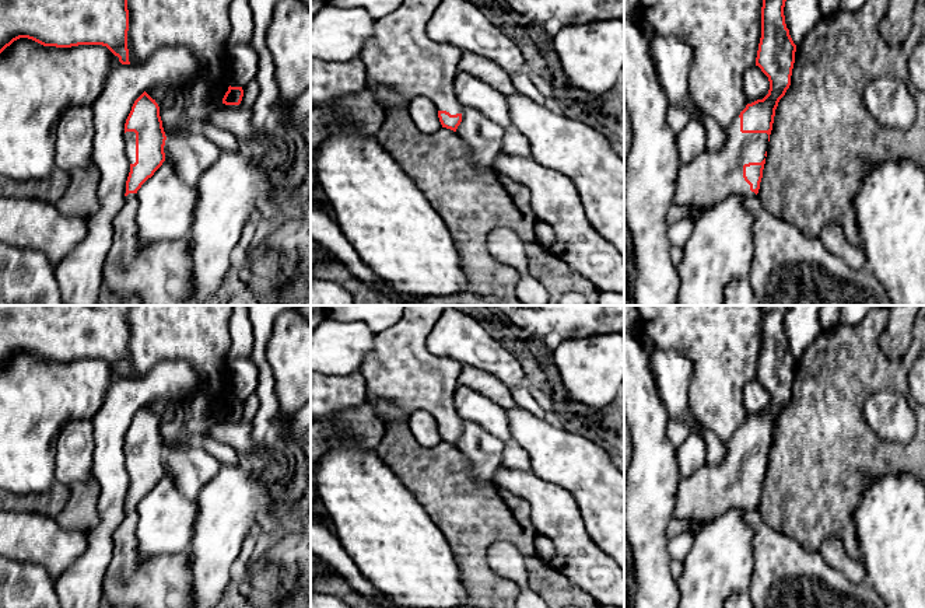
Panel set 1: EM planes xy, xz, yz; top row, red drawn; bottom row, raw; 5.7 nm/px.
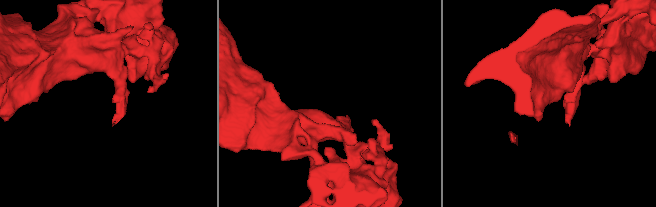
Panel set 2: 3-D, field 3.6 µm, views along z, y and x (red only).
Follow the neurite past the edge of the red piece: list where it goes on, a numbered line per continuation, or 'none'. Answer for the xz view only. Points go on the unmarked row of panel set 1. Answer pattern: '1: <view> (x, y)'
1: xz (402, 376)

